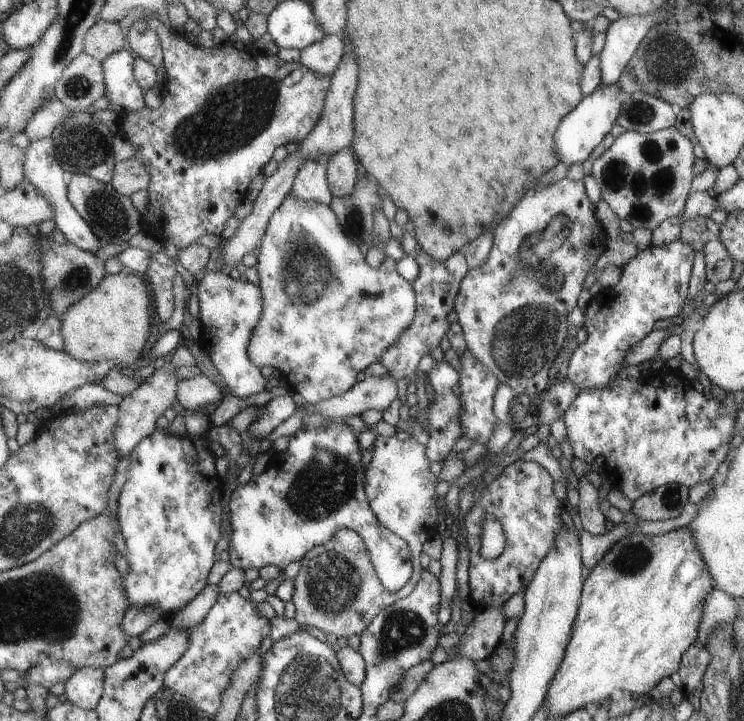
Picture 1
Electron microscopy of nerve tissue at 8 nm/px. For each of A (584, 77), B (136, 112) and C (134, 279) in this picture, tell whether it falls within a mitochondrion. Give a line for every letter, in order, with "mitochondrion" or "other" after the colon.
A: other
B: other
C: other

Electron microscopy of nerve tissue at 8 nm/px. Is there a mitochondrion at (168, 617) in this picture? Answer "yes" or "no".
no

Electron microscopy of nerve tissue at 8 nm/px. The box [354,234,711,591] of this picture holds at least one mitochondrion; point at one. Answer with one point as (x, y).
(631, 558)

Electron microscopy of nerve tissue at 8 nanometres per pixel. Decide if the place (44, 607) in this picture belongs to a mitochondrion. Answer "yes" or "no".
yes

